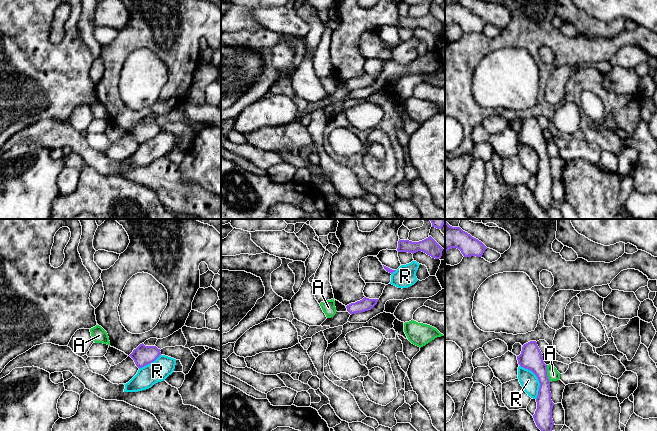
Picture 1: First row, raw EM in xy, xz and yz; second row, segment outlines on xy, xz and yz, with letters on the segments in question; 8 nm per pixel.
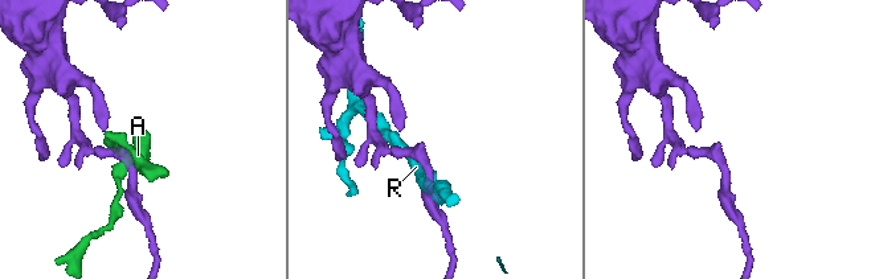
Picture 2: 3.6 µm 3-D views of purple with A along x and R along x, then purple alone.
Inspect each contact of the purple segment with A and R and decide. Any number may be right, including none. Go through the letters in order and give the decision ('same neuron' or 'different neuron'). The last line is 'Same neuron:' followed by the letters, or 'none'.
A: different neuron
R: different neuron
Same neuron: none

